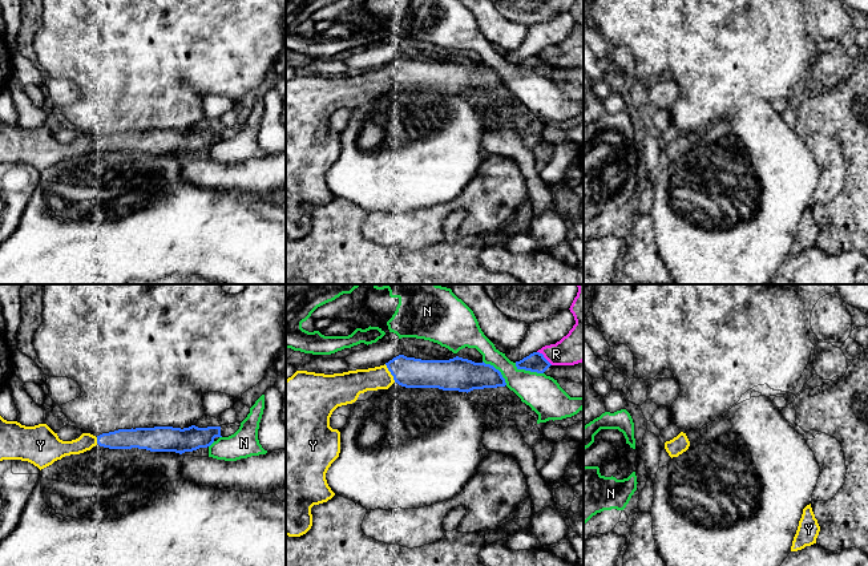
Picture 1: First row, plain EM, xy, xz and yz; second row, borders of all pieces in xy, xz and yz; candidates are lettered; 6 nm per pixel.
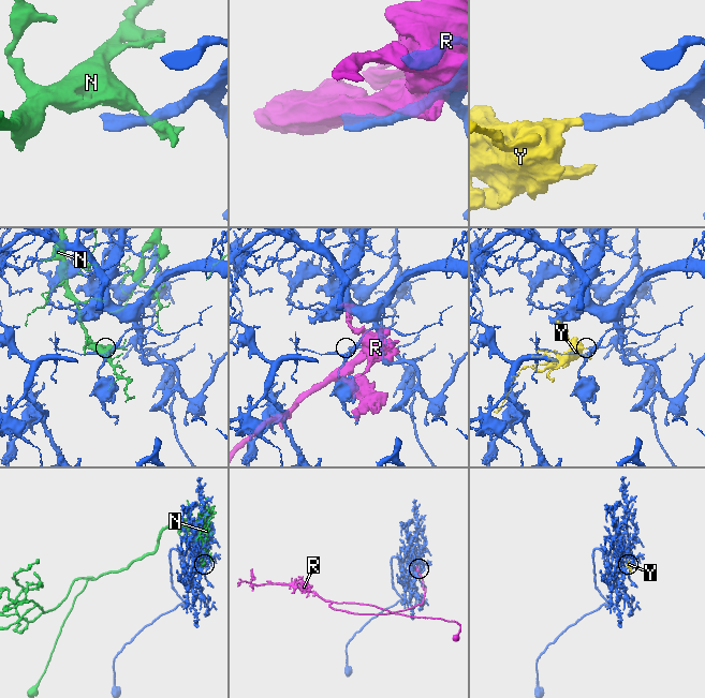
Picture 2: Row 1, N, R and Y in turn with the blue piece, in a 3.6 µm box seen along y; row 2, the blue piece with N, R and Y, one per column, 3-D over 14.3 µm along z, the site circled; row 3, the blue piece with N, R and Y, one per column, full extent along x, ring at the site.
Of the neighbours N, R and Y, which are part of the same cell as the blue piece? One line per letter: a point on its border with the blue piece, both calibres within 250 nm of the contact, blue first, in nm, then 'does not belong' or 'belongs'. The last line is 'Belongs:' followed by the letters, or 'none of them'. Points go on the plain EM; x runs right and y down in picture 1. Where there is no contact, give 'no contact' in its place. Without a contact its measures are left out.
N: xz (528, 72) | 120/220 nm | does not belong
R: xz (544, 60) | 120/220 nm | does not belong
Y: xz (391, 76) | 190/160 nm | belongs
Belongs: Y

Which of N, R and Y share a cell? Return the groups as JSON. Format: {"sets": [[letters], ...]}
{"sets": [["N"], ["R"], ["Y"]]}

